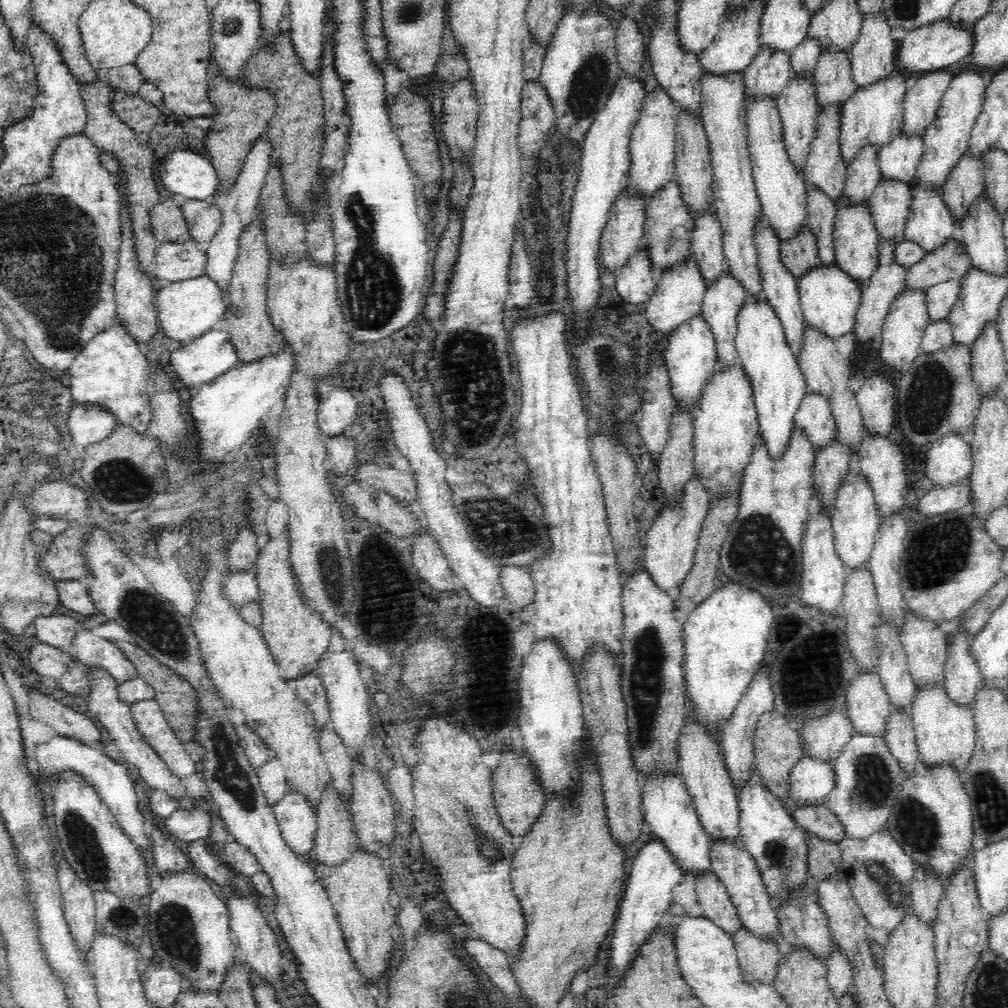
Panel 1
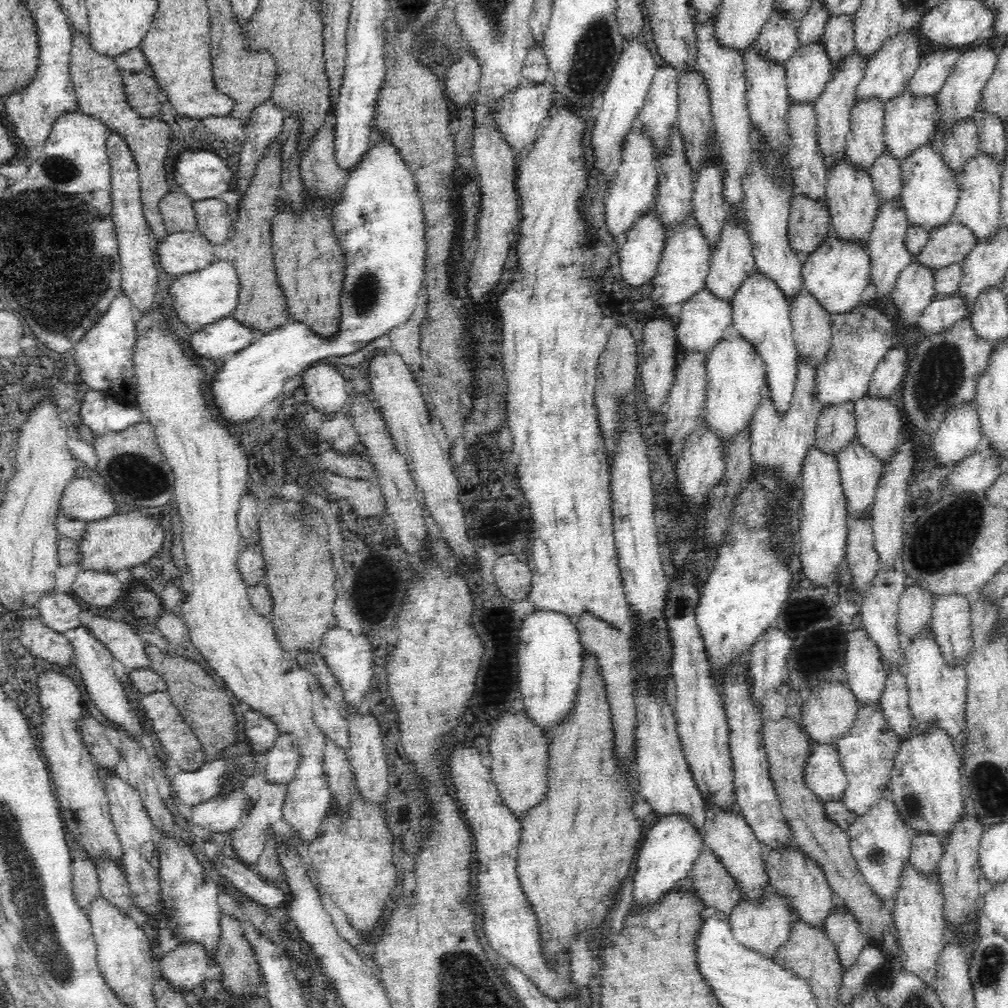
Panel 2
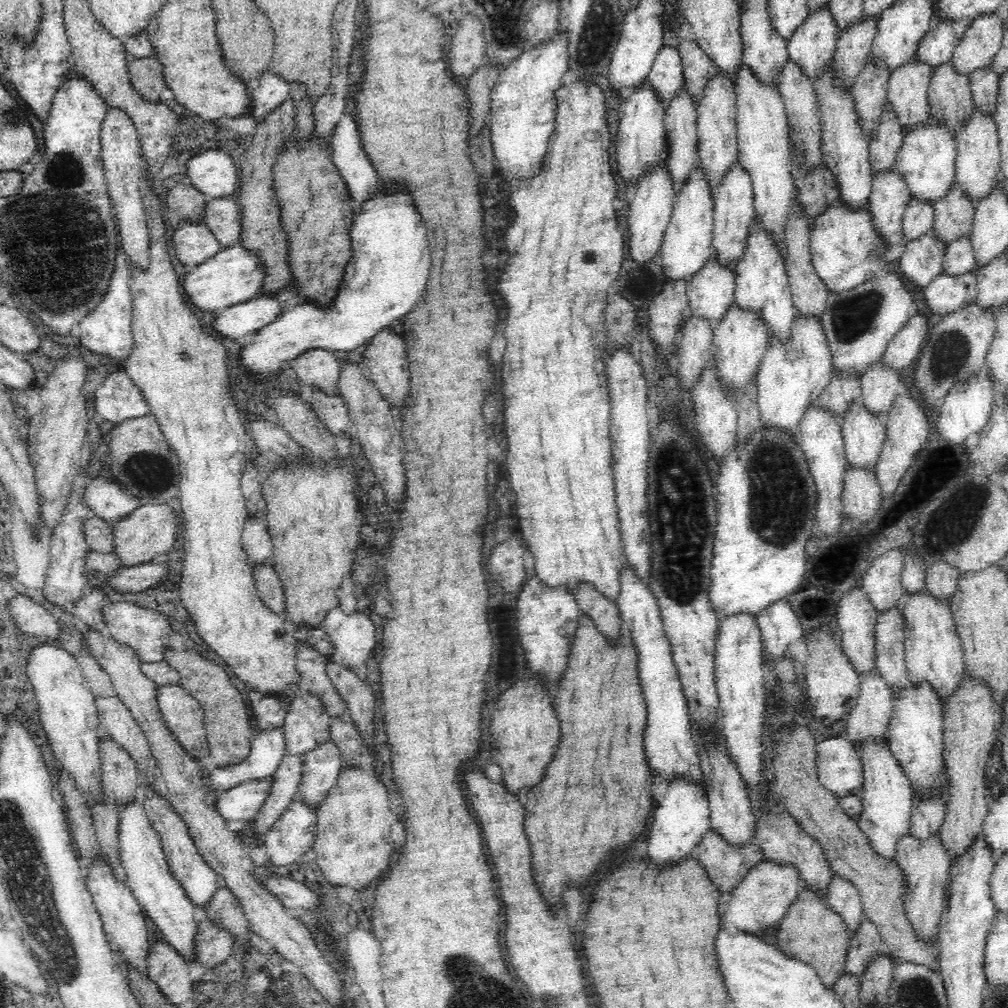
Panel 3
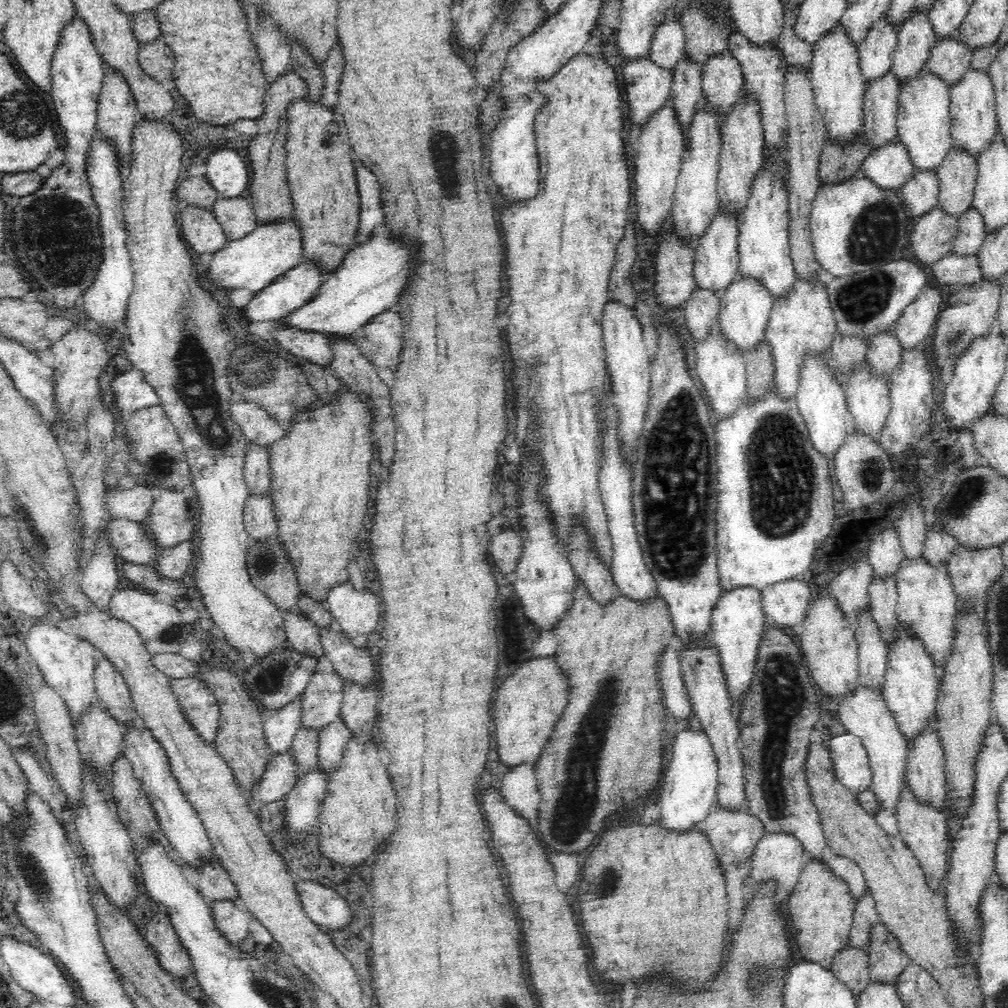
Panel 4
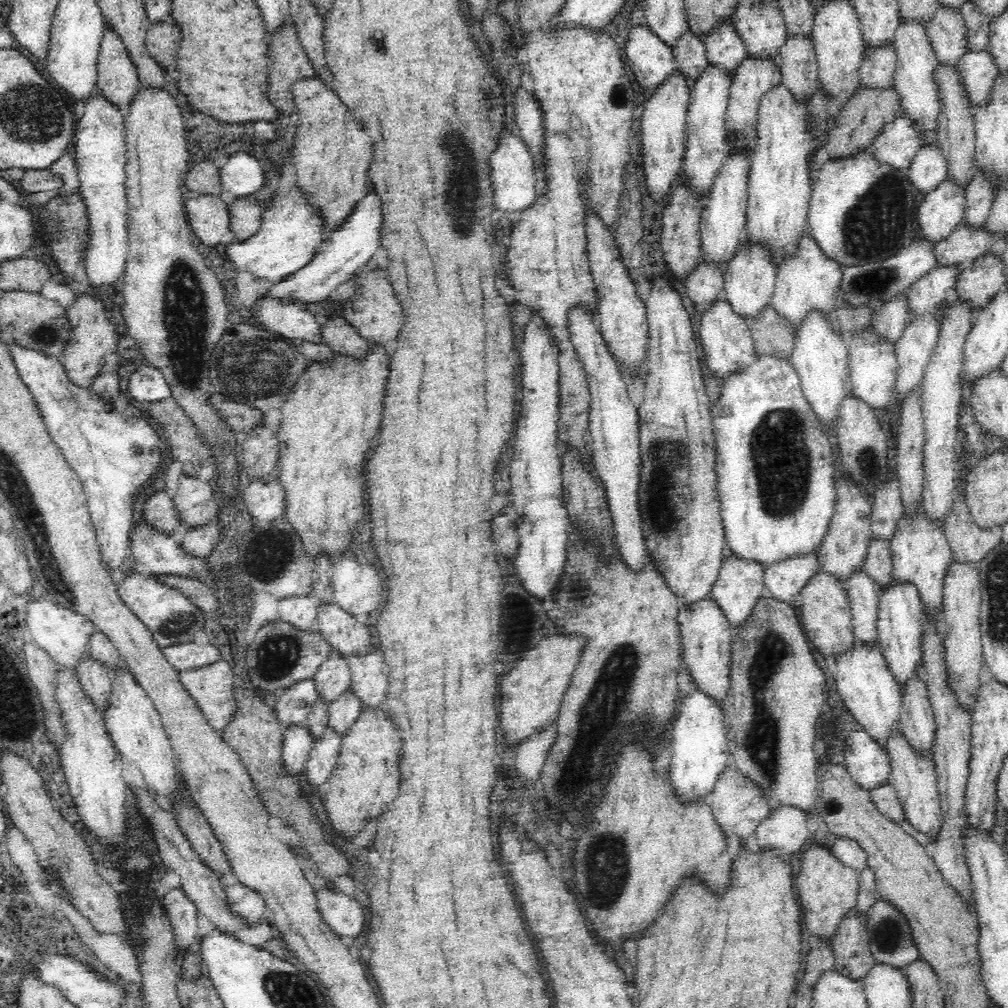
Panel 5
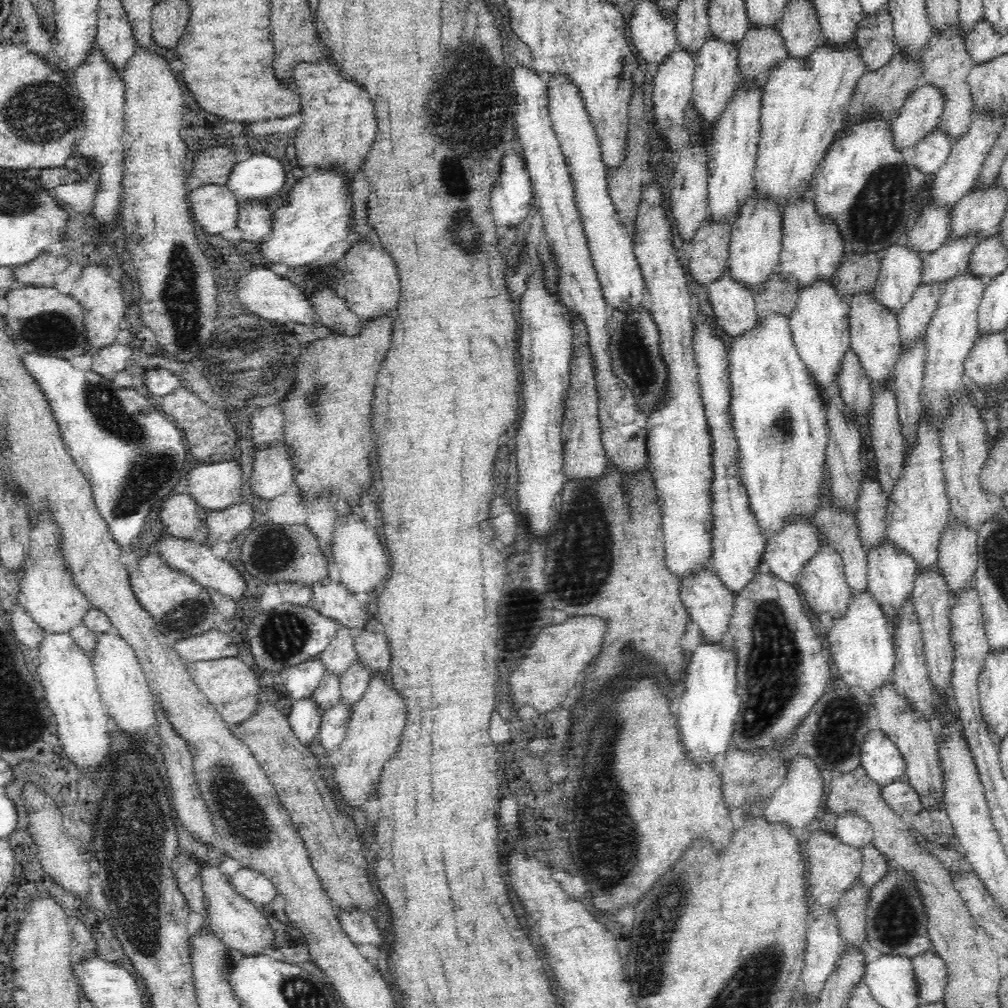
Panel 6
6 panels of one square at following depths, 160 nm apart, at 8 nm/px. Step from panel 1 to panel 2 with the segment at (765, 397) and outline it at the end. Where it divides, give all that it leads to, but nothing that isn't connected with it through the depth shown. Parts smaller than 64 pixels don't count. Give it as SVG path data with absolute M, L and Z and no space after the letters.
M754 268L734 291L732 322L744 339L752 341L766 363L766 381L772 387L772 397L779 410L788 410L797 375L798 349L791 321L791 304L776 280Z

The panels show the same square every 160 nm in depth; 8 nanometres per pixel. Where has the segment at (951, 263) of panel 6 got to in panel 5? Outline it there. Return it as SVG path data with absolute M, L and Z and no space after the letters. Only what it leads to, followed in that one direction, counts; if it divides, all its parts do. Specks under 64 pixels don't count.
M937 263L928 272L922 273L908 288L909 315L912 313L938 312L942 302L953 293L958 275L964 269L952 263Z

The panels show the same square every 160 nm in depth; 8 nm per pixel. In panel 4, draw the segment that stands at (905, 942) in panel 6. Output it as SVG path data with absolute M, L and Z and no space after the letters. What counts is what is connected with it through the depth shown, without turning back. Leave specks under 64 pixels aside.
M876 921L869 928L870 944L868 946L870 963L870 981L892 981L895 982L898 975L910 965L910 956L902 949L896 935L888 929L888 925L882 921Z

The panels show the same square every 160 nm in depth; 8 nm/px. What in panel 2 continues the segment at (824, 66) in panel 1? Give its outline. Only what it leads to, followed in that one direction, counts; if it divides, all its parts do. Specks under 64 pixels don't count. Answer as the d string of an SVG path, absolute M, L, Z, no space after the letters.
M830 15L824 25L824 32L820 36L826 44L829 56L835 68L842 62L842 58L850 56L855 50L854 22L855 15Z

